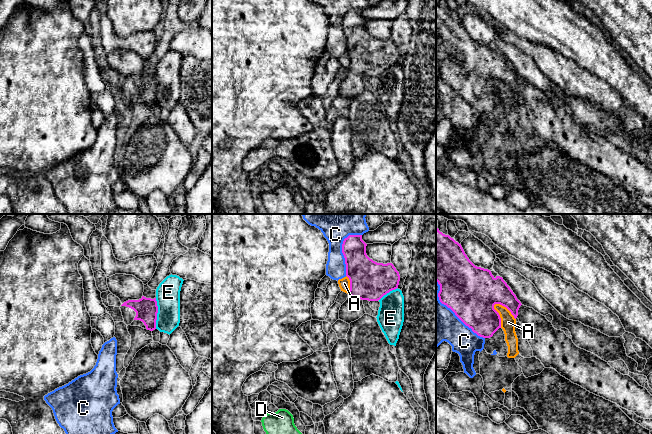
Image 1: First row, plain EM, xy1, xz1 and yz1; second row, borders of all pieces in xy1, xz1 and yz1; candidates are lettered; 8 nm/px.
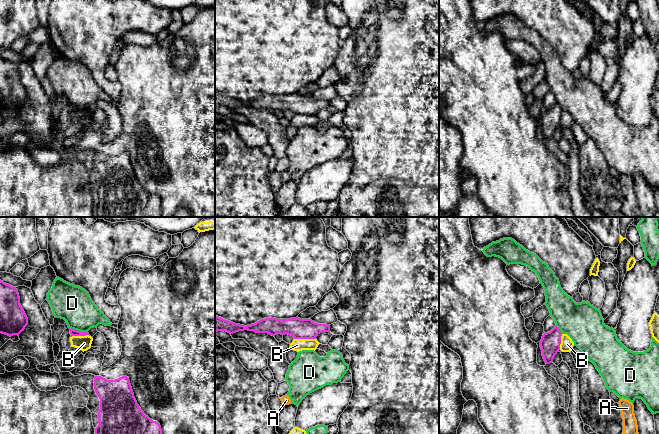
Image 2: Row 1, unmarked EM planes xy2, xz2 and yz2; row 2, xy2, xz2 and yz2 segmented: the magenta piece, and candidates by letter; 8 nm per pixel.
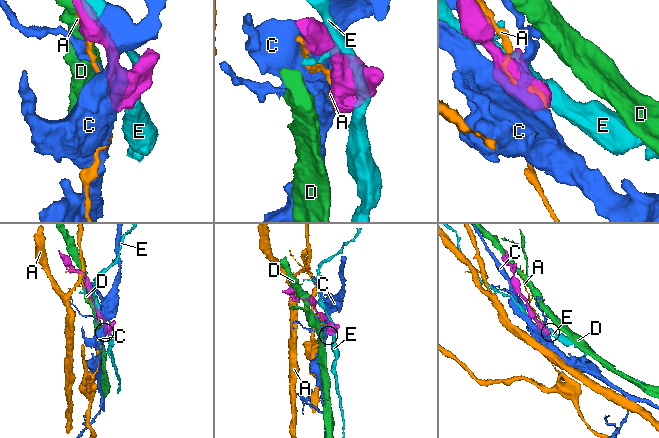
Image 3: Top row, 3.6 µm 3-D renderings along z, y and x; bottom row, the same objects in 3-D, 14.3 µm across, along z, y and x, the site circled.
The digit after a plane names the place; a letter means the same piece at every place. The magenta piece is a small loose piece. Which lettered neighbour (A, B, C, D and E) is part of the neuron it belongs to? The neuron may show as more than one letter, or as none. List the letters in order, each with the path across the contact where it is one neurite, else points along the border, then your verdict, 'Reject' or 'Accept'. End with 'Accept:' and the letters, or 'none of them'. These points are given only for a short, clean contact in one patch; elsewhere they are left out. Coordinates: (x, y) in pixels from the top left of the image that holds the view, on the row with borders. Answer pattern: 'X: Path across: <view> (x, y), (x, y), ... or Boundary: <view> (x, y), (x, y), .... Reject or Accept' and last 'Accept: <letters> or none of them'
A: Reject
B: Boundary: xz2 (294, 338), (315, 339). Reject
C: Reject
D: Boundary: xy2 (69, 327), (87, 332). Reject
E: Reject
Accept: none of them

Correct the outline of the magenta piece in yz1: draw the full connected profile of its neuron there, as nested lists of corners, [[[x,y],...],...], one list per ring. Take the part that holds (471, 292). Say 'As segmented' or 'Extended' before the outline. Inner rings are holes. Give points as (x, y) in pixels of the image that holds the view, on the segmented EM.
Extended. [[[436,228],[436,281],[440,285],[438,293],[440,302],[450,308],[478,336],[490,338],[501,328],[500,315],[494,309],[495,304],[500,304],[506,307],[515,319],[519,319],[526,331],[533,356],[539,359],[545,368],[555,369],[572,383],[634,412],[641,418],[652,419],[652,395],[646,388],[640,386],[629,375],[623,375],[612,368],[597,355],[577,347],[564,331],[555,329],[545,316],[533,308],[522,305],[502,277],[494,277],[490,270],[475,266],[465,254],[461,244],[440,232],[438,228]]]

